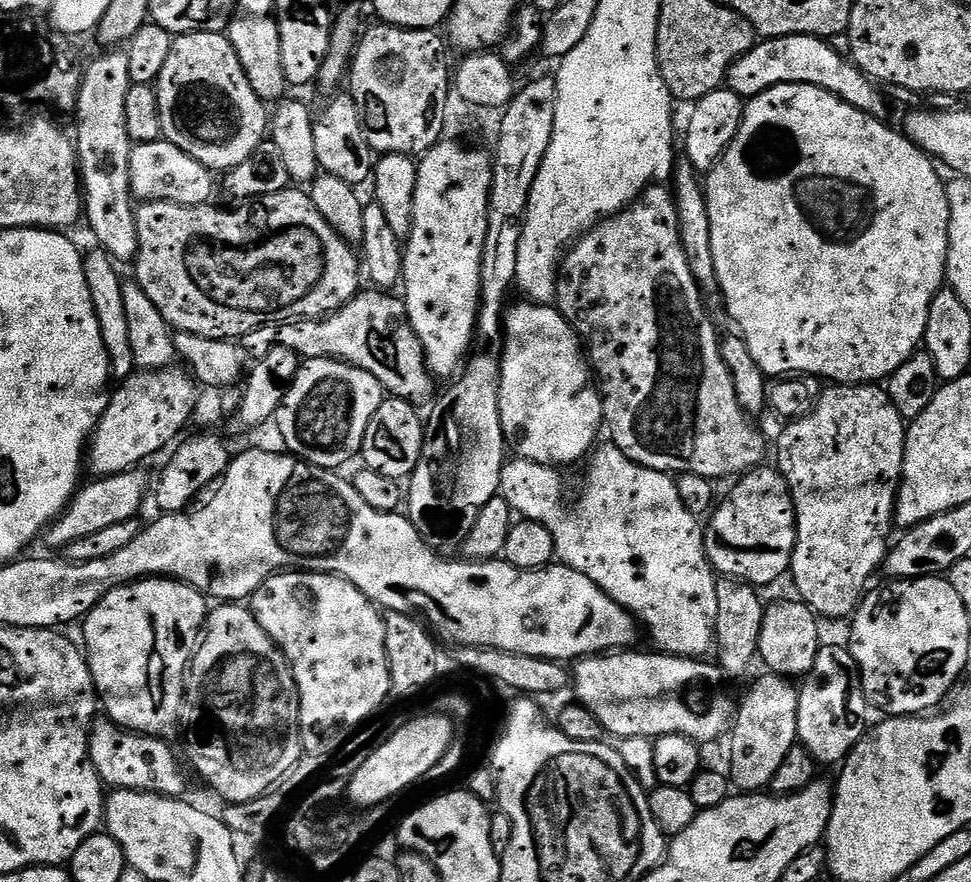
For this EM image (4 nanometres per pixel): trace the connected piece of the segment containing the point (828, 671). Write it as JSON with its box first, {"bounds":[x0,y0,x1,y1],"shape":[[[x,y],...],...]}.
{"bounds":[798,643,870,765],"shape":[[[826,643],[817,650],[813,668],[803,677],[798,688],[798,730],[799,743],[815,758],[817,765],[839,765],[848,757],[852,747],[864,737],[869,727],[870,705],[860,685],[860,673],[847,647]]]}

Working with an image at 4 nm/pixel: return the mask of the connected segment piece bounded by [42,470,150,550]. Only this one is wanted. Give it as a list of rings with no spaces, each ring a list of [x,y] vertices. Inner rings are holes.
[[[144,470],[96,478],[91,481],[93,484],[85,483],[73,496],[64,513],[44,529],[42,540],[52,548],[66,550],[70,542],[78,542],[78,538],[86,538],[97,530],[107,530],[117,522],[137,519],[141,515],[139,512],[144,499],[150,496],[150,480],[148,484],[147,474],[140,471]]]

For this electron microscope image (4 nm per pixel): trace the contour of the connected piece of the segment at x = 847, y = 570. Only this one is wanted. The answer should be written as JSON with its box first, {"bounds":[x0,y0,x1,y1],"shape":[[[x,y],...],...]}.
{"bounds":[775,384,906,620],"shape":[[[842,384],[828,386],[821,391],[819,400],[812,407],[812,411],[801,416],[799,420],[793,420],[788,428],[776,440],[775,467],[786,478],[786,482],[792,491],[792,501],[796,511],[796,545],[792,551],[792,566],[790,577],[796,583],[795,595],[814,611],[817,617],[829,616],[832,620],[840,620],[851,617],[855,613],[866,589],[869,587],[868,579],[883,565],[885,555],[890,547],[889,541],[884,541],[888,536],[888,527],[894,524],[896,511],[896,491],[900,488],[900,475],[902,474],[902,462],[904,461],[904,434],[906,421],[898,414],[894,402],[890,402],[887,391],[876,384]]]}

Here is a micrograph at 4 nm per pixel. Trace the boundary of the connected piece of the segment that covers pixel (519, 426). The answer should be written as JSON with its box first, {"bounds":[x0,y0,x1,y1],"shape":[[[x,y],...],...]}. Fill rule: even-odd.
{"bounds":[498,303,604,466],"shape":[[[523,303],[524,304],[516,304],[513,308],[511,305],[502,317],[502,345],[504,344],[504,352],[501,351],[499,353],[500,385],[498,386],[498,410],[500,411],[500,422],[502,424],[502,430],[504,431],[505,445],[507,445],[511,451],[513,448],[513,450],[516,451],[513,453],[515,453],[519,459],[538,462],[539,464],[561,466],[560,464],[572,464],[575,460],[582,459],[581,461],[583,461],[585,457],[593,451],[594,445],[597,443],[596,435],[602,432],[602,425],[604,424],[604,404],[600,401],[600,393],[597,385],[590,375],[590,368],[586,363],[586,356],[582,351],[582,345],[576,333],[572,331],[571,326],[566,322],[566,318],[562,315],[559,308],[546,304]]]}

